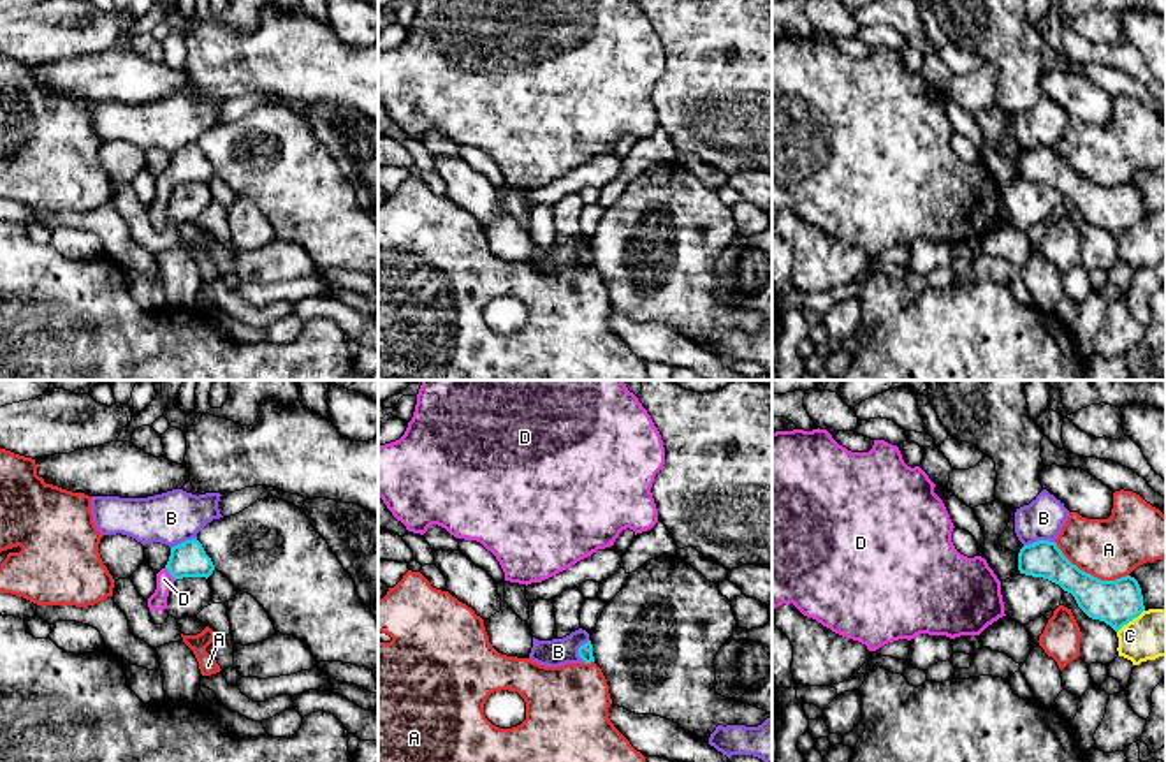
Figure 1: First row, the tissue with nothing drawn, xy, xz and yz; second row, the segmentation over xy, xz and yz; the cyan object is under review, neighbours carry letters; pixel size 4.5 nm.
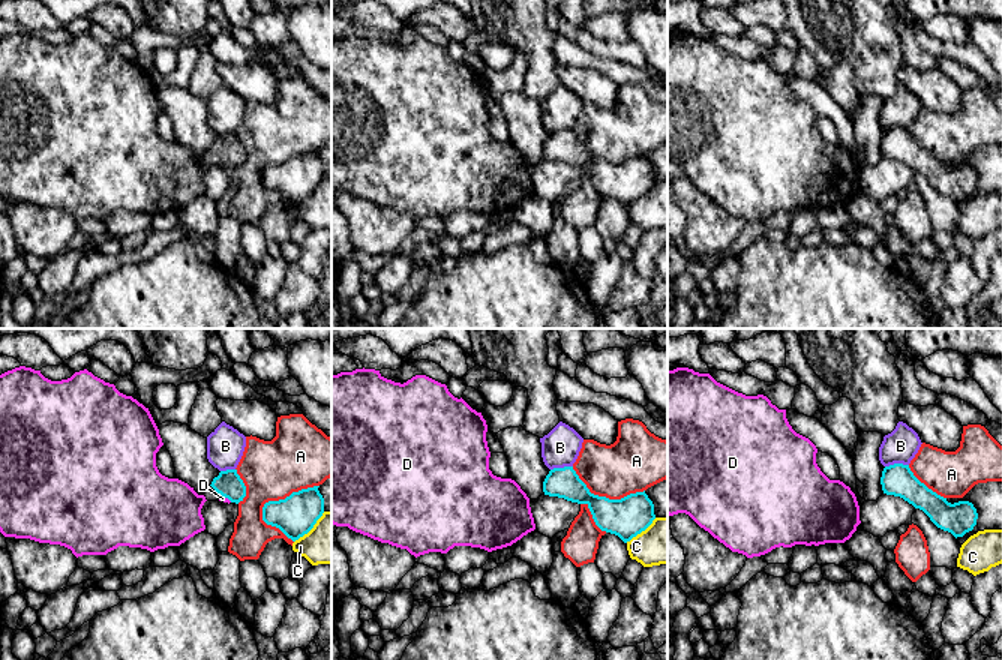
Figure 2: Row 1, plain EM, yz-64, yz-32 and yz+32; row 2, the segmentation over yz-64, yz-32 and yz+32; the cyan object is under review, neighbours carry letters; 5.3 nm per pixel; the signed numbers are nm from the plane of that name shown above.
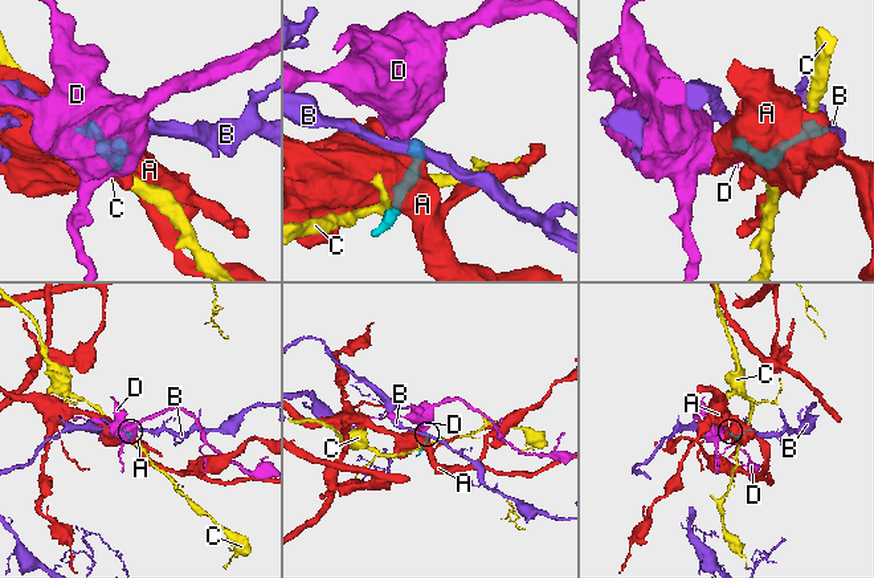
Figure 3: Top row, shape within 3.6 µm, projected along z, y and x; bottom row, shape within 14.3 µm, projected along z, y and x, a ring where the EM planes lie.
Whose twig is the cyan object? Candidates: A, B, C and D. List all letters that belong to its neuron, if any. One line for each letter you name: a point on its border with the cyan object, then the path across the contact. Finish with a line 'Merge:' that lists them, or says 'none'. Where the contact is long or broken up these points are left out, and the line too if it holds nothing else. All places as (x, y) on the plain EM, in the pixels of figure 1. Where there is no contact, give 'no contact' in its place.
D: meets cyan in xy at (169, 178); runs through xy (189, 164), (169, 178), (164, 185)
Merge: D

